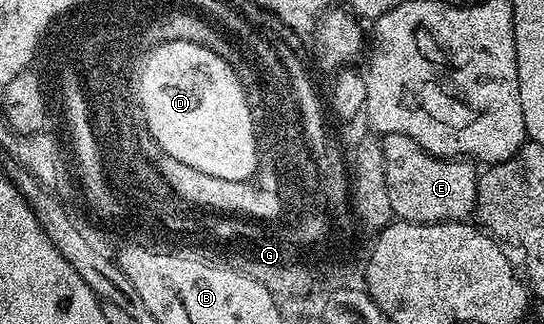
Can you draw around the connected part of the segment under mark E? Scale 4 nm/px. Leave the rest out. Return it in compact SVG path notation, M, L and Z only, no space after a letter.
M387 133L381 138L384 171L392 214L417 225L435 225L441 221L466 221L474 212L478 198L478 174L469 159L443 159L426 153L408 135Z

